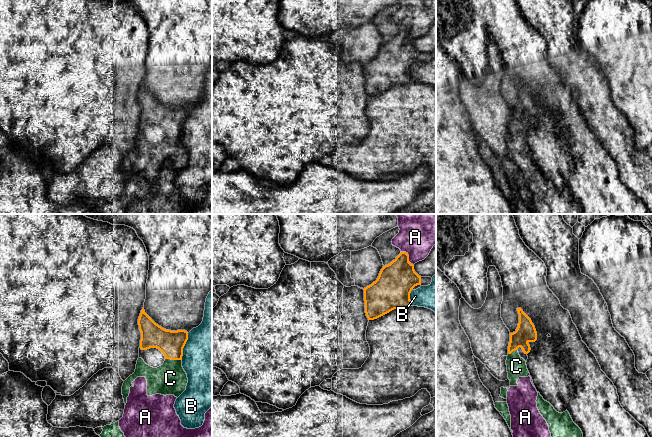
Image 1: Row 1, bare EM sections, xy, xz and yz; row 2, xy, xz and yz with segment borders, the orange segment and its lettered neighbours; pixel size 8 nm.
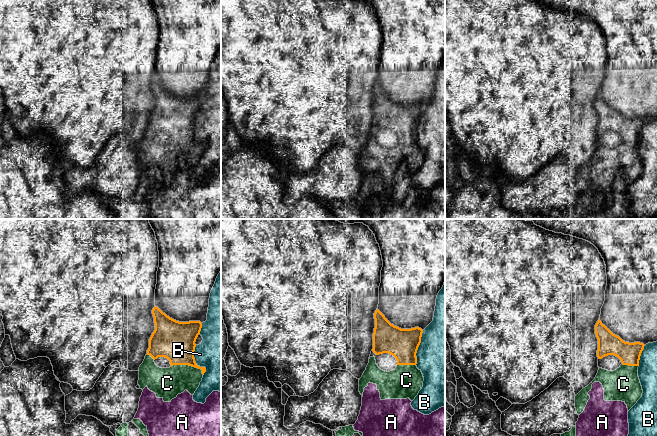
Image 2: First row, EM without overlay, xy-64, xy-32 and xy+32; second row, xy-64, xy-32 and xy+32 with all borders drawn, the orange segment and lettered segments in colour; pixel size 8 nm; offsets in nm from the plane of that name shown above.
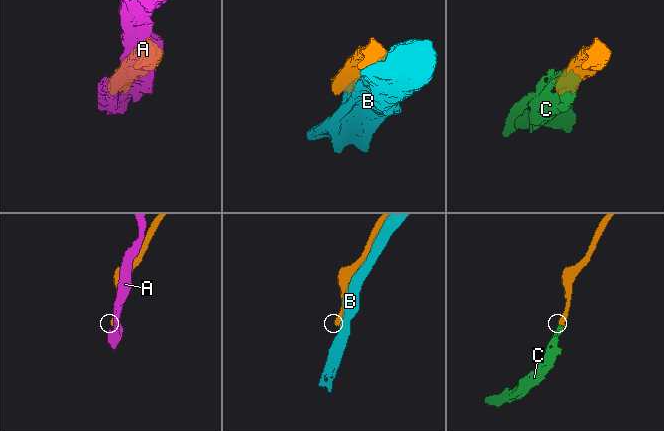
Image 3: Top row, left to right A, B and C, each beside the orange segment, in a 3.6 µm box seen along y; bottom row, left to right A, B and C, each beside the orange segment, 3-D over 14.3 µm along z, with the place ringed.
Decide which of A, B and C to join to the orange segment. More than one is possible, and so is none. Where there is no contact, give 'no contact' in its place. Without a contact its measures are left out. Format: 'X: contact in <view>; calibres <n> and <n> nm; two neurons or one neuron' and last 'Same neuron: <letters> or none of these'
A: contact in xz; calibres 300 and 260 nm; two neurons
B: contact in xy; calibres 200 and 460 nm; two neurons
C: contact in xy; calibres 200 and 260 nm; two neurons
Same neuron: none of these

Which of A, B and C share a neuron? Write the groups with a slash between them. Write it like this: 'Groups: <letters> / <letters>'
Groups: A C / B

